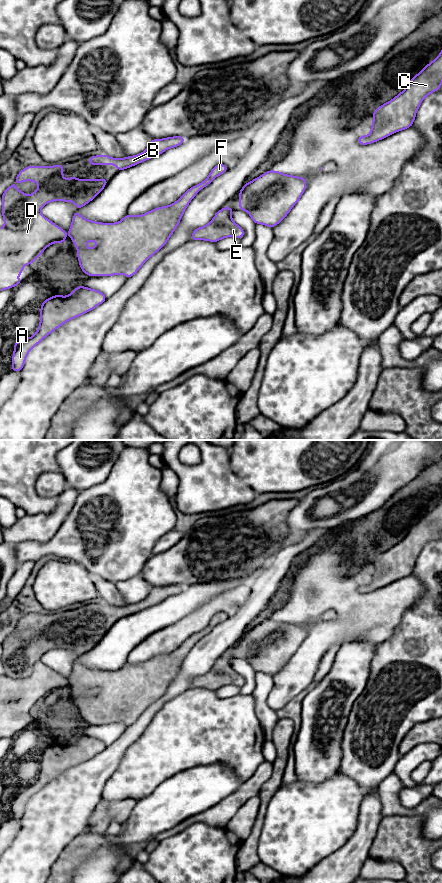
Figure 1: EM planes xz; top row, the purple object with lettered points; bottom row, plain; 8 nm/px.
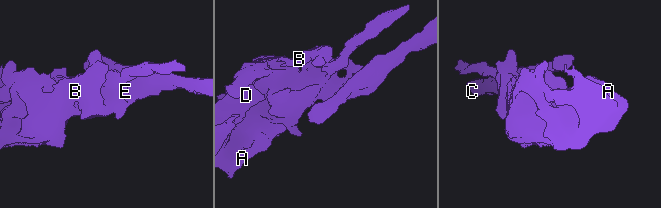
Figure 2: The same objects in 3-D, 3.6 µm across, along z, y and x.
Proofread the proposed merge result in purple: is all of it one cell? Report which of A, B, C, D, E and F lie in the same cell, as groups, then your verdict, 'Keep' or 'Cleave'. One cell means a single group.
Groups: A B C D E F. Keep

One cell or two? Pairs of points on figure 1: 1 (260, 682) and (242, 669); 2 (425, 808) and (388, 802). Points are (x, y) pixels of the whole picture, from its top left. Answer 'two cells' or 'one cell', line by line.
1: two cells
2: one cell

